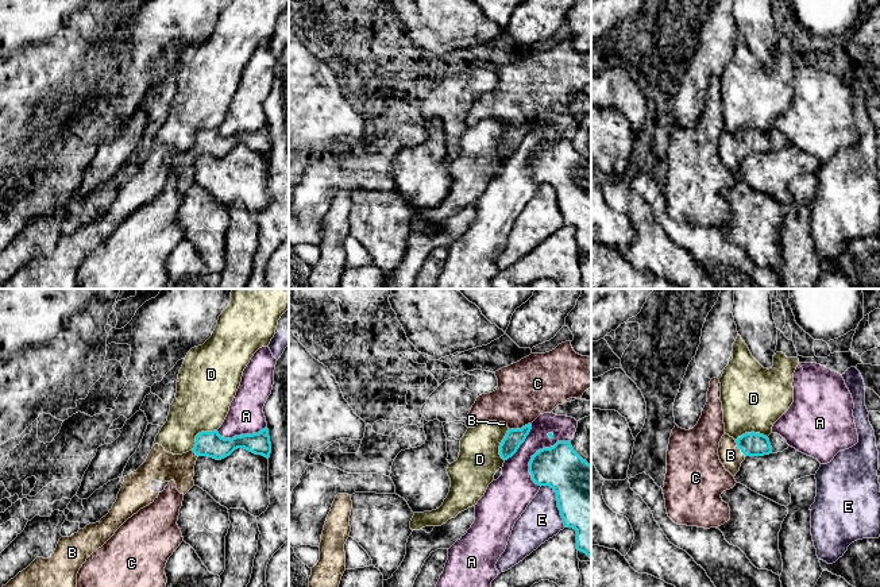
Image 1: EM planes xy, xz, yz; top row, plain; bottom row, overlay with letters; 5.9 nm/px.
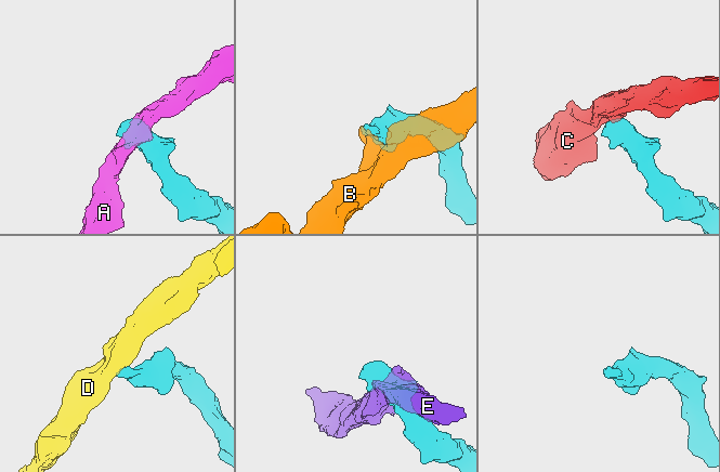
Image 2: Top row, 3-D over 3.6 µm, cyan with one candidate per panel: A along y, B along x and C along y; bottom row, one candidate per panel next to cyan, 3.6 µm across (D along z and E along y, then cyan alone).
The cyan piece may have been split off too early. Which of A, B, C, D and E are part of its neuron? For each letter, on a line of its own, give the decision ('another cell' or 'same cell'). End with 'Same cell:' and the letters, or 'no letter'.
A: another cell
B: same cell
C: another cell
D: another cell
E: another cell
Same cell: B

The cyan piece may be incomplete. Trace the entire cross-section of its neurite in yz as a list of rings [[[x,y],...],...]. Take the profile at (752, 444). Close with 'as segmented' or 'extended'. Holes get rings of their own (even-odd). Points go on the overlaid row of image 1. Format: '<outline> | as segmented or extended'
[[[745,433],[737,440],[723,435],[719,441],[718,456],[725,470],[733,476],[740,471],[746,456],[764,456],[772,453],[769,439],[760,433]]] | extended

